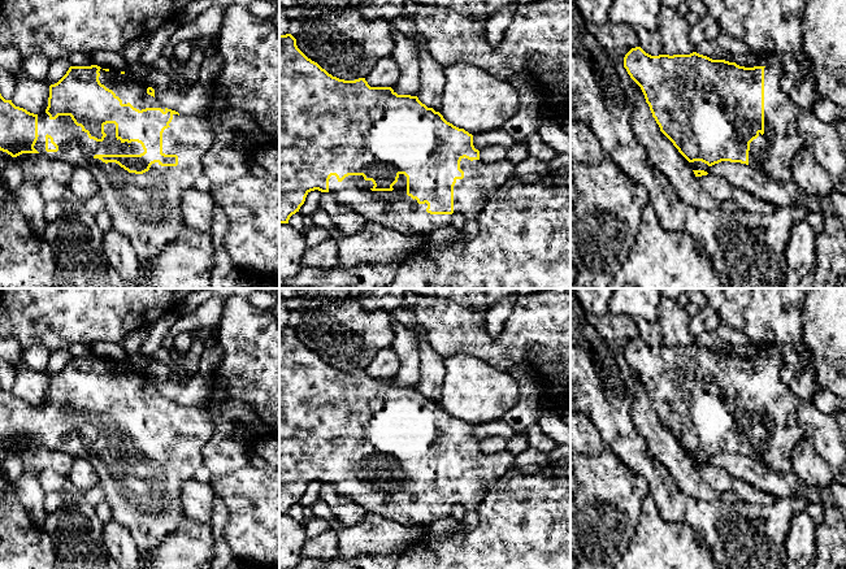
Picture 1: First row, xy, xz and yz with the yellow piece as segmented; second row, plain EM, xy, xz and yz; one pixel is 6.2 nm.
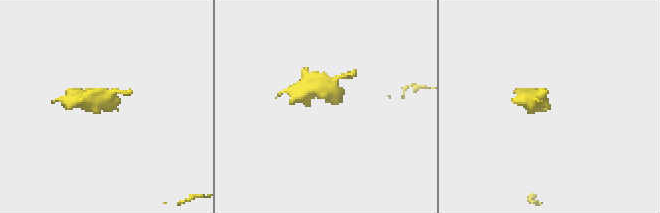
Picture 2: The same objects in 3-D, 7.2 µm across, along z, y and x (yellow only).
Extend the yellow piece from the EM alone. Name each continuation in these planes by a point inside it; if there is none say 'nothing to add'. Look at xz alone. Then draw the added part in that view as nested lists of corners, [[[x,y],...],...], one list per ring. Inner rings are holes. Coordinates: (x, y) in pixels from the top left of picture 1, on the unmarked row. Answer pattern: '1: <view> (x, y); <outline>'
1: xz (395, 502); [[[461,449],[460,460],[464,462],[463,470],[456,470],[454,477],[454,504],[452,505],[430,505],[426,503],[428,495],[418,495],[417,491],[407,486],[407,468],[399,465],[398,473],[392,482],[373,482],[373,473],[365,472],[363,466],[348,466],[342,473],[331,466],[329,470],[329,483],[333,483],[337,492],[351,499],[365,512],[396,522],[403,527],[428,526],[429,524],[452,514],[454,507],[461,504],[467,511],[478,509],[486,496],[508,470],[513,468],[515,455],[508,451],[495,453],[483,453],[480,451]]]

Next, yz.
1: yz (773, 444); [[[782,355],[764,359],[764,425],[749,442],[749,457],[776,473],[794,468],[795,447],[806,438],[798,414],[802,400],[781,381],[782,365]]]

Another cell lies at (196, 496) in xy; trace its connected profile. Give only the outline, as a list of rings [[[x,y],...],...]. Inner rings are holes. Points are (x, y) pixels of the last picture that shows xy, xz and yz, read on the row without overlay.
[[[194,477],[187,479],[181,488],[185,516],[198,524],[209,525],[213,514],[214,496],[211,482],[200,482]]]

